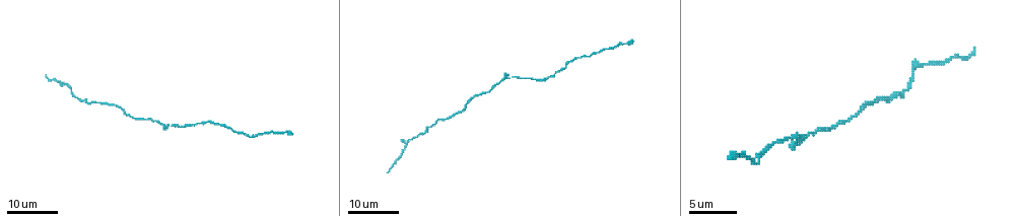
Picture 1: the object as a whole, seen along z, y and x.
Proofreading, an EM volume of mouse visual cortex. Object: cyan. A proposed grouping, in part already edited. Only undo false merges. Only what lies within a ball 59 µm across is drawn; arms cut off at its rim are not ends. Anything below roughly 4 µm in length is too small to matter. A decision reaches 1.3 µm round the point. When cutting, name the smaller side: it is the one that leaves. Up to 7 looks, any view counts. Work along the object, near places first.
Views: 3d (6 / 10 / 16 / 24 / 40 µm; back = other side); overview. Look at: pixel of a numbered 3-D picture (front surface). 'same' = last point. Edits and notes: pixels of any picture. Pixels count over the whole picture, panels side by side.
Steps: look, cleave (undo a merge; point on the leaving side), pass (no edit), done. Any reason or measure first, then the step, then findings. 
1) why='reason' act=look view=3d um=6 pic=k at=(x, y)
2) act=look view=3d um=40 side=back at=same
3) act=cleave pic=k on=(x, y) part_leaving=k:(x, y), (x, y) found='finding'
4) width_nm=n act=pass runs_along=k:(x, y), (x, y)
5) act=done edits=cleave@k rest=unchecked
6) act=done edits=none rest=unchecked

why='calibre changes' act=look view=3d um=24 pic=1 at=(559, 72)

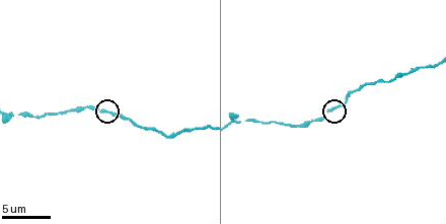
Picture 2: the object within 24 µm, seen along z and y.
why='zoom in' act=look view=3d um=10 pic=2 at=(330, 108)

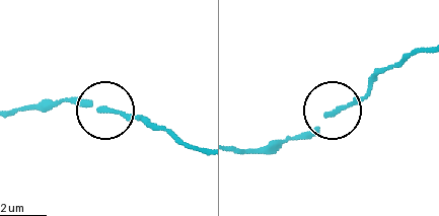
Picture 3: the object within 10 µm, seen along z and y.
act=pass runs_along=3:(9, 113), (84, 101), (158, 125) found='continuous, no second neuron'

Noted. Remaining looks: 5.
why='sudden change in width' act=look view=3d um=6 pic=2 at=(39, 117)

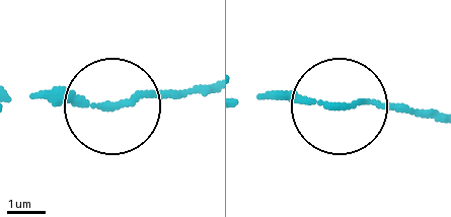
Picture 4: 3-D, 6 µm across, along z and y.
width_nm=140 act=pass found='continuous, no second neuron'

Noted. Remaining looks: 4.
act=look view=3d um=16 pic=1 at=(887, 101)

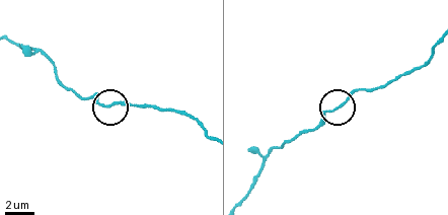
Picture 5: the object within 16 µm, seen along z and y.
act=look view=3d um=10 pic=5 at=(332, 110)

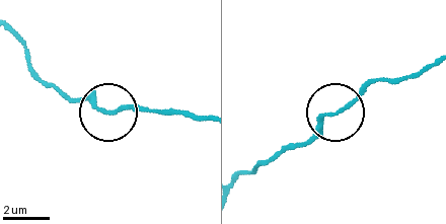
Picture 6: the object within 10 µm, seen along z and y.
act=pass runs_along=6:(428, 64), (399, 78), (376, 80), (296, 146) found='one neuron here'

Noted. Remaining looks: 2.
act=done edits=none rest=unchecked

